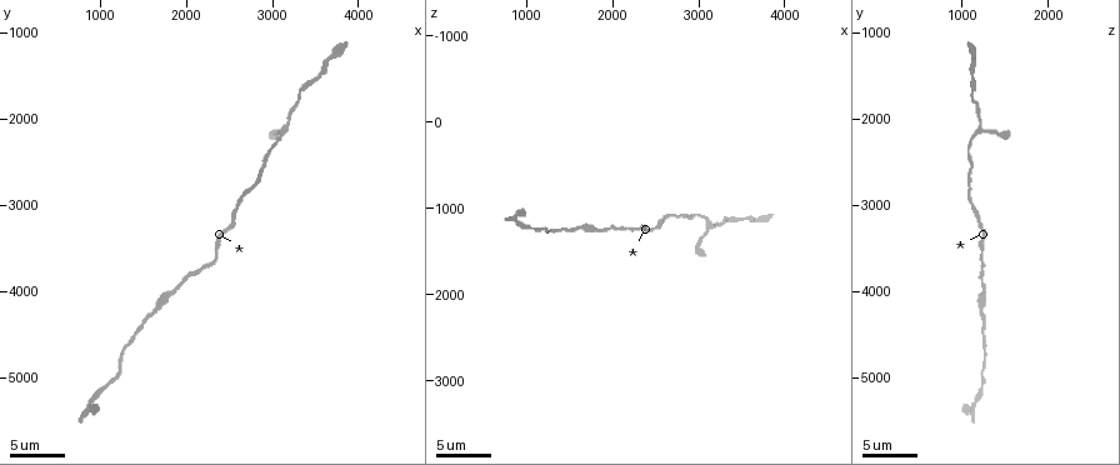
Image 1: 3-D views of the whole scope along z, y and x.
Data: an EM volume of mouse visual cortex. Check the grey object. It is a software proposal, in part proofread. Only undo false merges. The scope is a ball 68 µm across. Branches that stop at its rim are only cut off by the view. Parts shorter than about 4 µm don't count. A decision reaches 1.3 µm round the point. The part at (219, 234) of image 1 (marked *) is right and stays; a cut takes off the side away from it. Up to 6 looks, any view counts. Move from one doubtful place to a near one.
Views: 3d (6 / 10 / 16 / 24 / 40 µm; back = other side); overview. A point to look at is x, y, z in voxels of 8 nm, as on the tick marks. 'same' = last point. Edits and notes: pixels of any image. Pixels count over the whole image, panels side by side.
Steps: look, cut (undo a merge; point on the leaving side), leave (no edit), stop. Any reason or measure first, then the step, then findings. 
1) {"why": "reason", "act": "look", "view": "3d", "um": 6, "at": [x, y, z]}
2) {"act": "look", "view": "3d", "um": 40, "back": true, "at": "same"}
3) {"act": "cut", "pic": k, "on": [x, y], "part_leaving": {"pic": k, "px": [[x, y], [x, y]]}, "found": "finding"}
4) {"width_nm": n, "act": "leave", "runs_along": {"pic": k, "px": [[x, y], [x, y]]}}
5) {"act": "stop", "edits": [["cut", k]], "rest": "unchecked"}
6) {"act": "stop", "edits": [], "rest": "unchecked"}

{"why": "thick turns thin", "act": "look", "view": "3d", "um": 10, "at": [1650, 4200, 1200]}

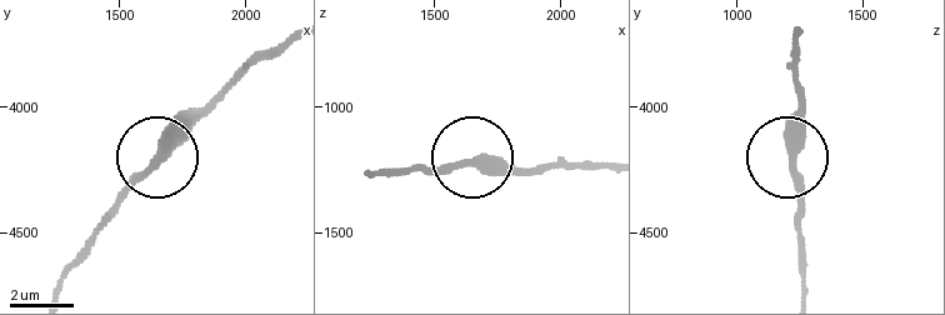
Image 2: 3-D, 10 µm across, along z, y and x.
{"act": "look", "view": "3d", "um": 6, "at": [1630, 4220, 1220]}

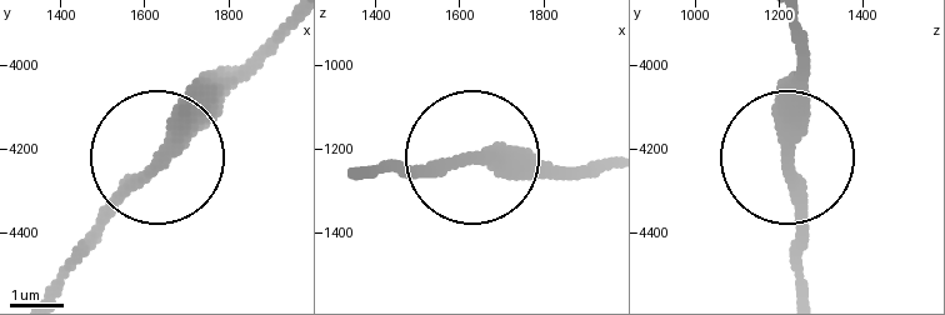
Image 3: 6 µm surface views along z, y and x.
{"act": "leave", "runs_along": {"pic": 3, "px": [[795, 29], [795, 266]]}, "found": "one neuron here"}

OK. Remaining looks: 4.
{"why": "thick turns thin", "act": "look", "view": "3d", "um": 10, "at": [2350, 3550, 1200]}

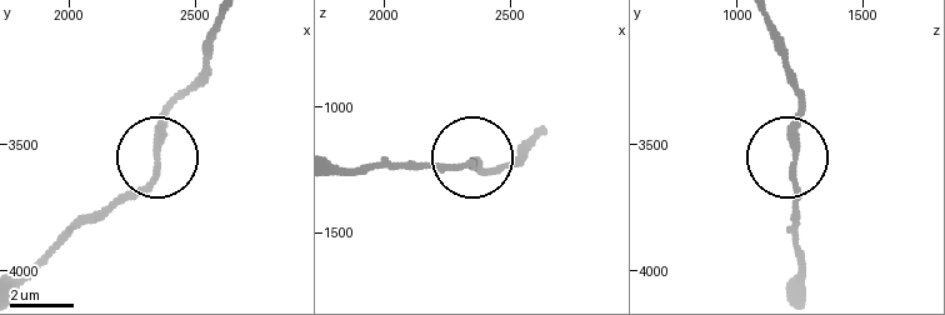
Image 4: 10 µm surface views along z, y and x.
{"act": "leave", "runs_along": {"pic": 4, "px": [[165, 106], [154, 169], [95, 223]]}, "found": "all the same neuron"}

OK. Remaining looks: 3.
{"why": "thick turns thin", "act": "look", "view": "3d", "um": 10, "at": [2600, 2950, 1150]}

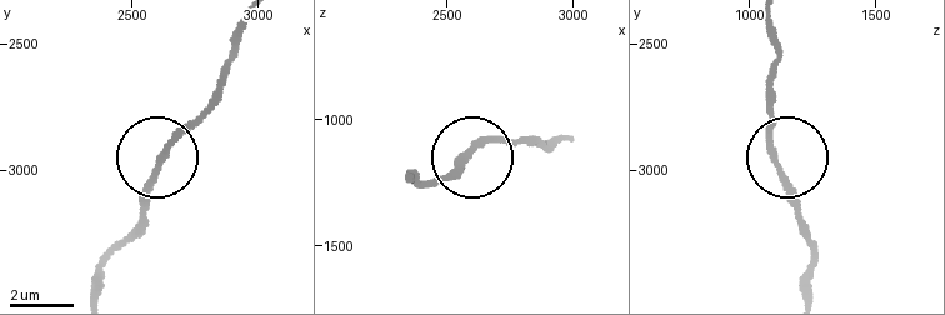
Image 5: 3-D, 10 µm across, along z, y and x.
{"act": "look", "view": "3d", "um": 10, "back": true, "at": [2610, 2980, 1120]}

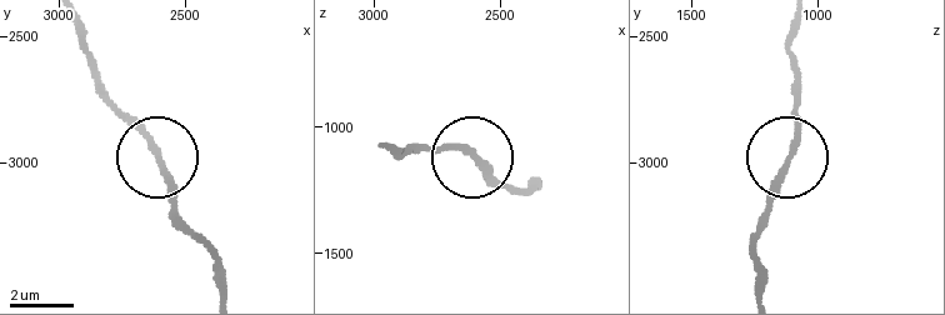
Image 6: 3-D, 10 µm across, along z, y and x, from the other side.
{"act": "leave", "runs_along": {"pic": 6, "px": [[211, 245], [176, 208], [171, 175], [150, 143], [96, 89]]}, "found": "one neuron here"}

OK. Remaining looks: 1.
{"act": "stop", "edits": [], "rest": "unchecked"}

